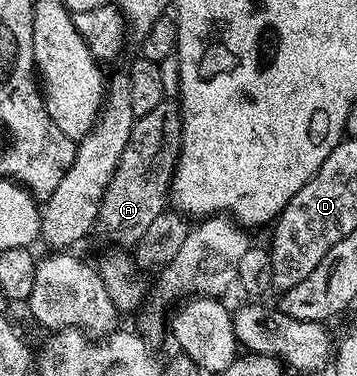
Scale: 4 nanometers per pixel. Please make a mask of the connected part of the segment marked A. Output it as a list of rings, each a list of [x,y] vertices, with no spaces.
[[[167,100],[156,104],[152,112],[134,119],[134,127],[130,133],[128,144],[118,161],[116,172],[112,180],[107,184],[104,192],[104,200],[100,204],[100,212],[96,223],[97,233],[102,233],[110,241],[122,248],[133,248],[138,241],[148,232],[152,220],[160,216],[167,209],[168,199],[171,197],[170,181],[174,178],[174,169],[180,156],[182,147],[182,112],[179,103]]]

